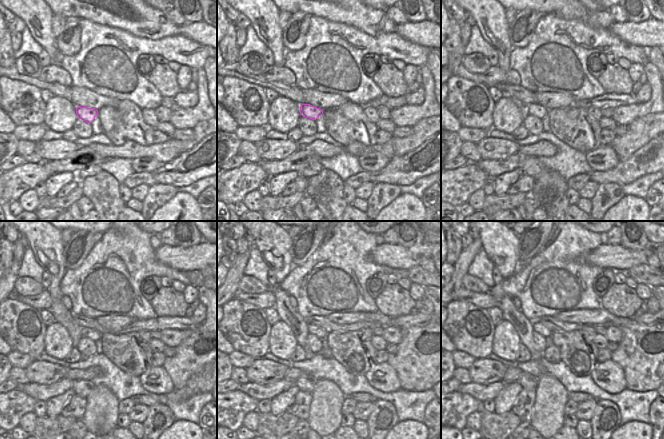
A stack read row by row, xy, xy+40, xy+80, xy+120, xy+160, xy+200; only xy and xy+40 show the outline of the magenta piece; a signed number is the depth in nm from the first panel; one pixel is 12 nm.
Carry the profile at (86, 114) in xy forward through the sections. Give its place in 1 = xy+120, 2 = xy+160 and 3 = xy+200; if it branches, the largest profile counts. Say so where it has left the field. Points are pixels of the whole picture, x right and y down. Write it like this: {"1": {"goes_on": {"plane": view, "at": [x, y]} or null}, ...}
{"1": {"goes_on": {"plane": "xy+120", "at": [91, 333]}}, "2": {"goes_on": {"plane": "xy+160", "at": [312, 329]}}, "3": {"goes_on": {"plane": "xy+200", "at": [538, 327]}}}

